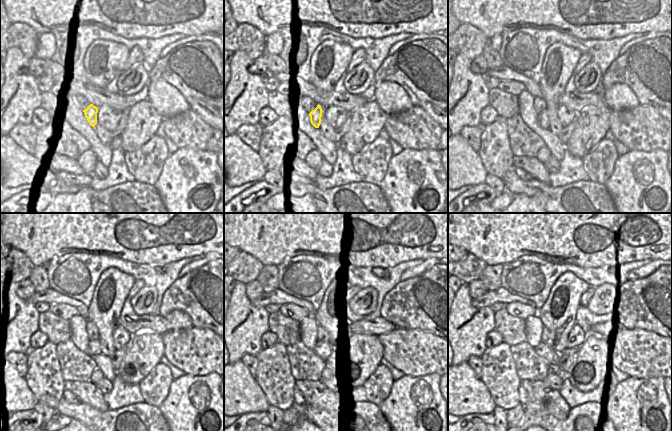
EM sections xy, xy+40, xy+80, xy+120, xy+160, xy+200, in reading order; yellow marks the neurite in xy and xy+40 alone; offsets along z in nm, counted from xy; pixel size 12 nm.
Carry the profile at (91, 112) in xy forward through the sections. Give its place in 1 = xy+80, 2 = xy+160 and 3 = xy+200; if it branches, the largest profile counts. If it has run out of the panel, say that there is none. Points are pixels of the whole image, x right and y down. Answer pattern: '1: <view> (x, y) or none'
1: xy+80 (543, 119)
2: xy+160 (321, 349)
3: xy+200 (543, 350)

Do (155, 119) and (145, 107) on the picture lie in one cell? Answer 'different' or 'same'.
same

